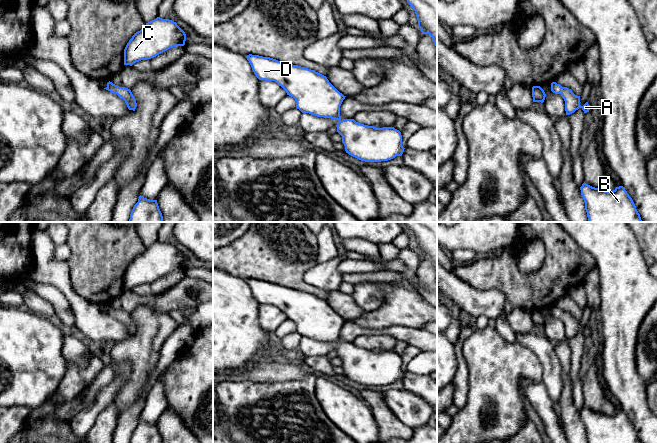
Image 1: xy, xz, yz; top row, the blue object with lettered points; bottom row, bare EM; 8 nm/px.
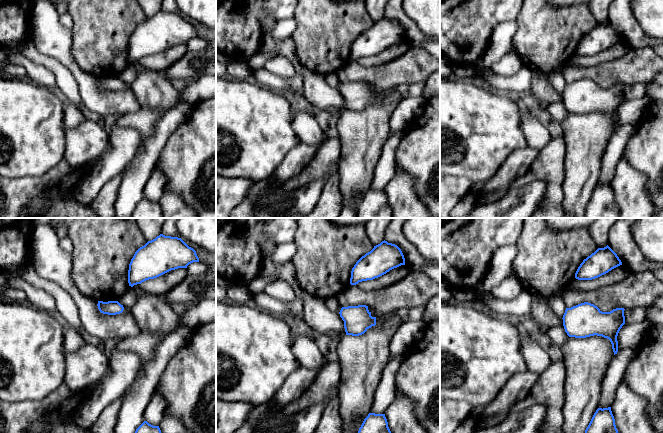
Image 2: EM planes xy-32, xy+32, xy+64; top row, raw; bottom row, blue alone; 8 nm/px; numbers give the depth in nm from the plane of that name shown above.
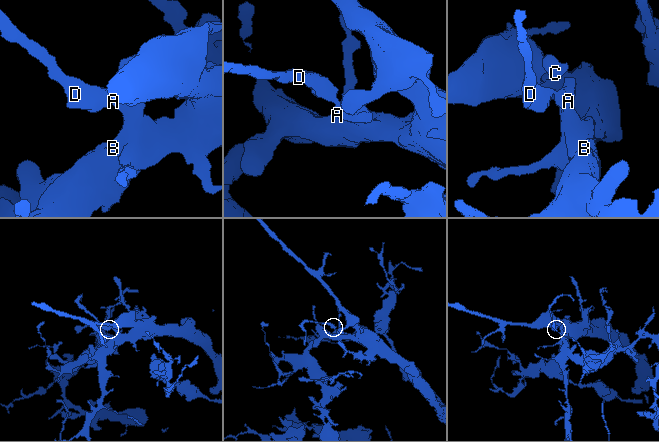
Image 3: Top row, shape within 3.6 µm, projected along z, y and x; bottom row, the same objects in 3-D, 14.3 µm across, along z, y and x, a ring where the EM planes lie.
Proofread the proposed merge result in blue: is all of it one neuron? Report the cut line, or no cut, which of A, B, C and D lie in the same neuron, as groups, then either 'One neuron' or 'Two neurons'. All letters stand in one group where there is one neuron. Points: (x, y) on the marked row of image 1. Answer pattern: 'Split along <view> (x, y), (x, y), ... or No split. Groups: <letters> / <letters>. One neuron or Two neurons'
No split. Groups: A B C D. One neuron

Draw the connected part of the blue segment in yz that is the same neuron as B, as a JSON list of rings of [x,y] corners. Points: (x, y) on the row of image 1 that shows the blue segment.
[[[585,182],[580,187],[588,222],[643,222],[623,186],[608,192]]]

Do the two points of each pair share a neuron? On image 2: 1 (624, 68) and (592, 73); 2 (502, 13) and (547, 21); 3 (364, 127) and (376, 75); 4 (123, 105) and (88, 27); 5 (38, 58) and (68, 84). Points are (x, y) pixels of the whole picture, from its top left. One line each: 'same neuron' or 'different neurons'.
1: same neuron
2: different neurons
3: different neurons
4: different neurons
5: same neuron

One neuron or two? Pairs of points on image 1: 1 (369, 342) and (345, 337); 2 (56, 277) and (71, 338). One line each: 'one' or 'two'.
1: two
2: two

